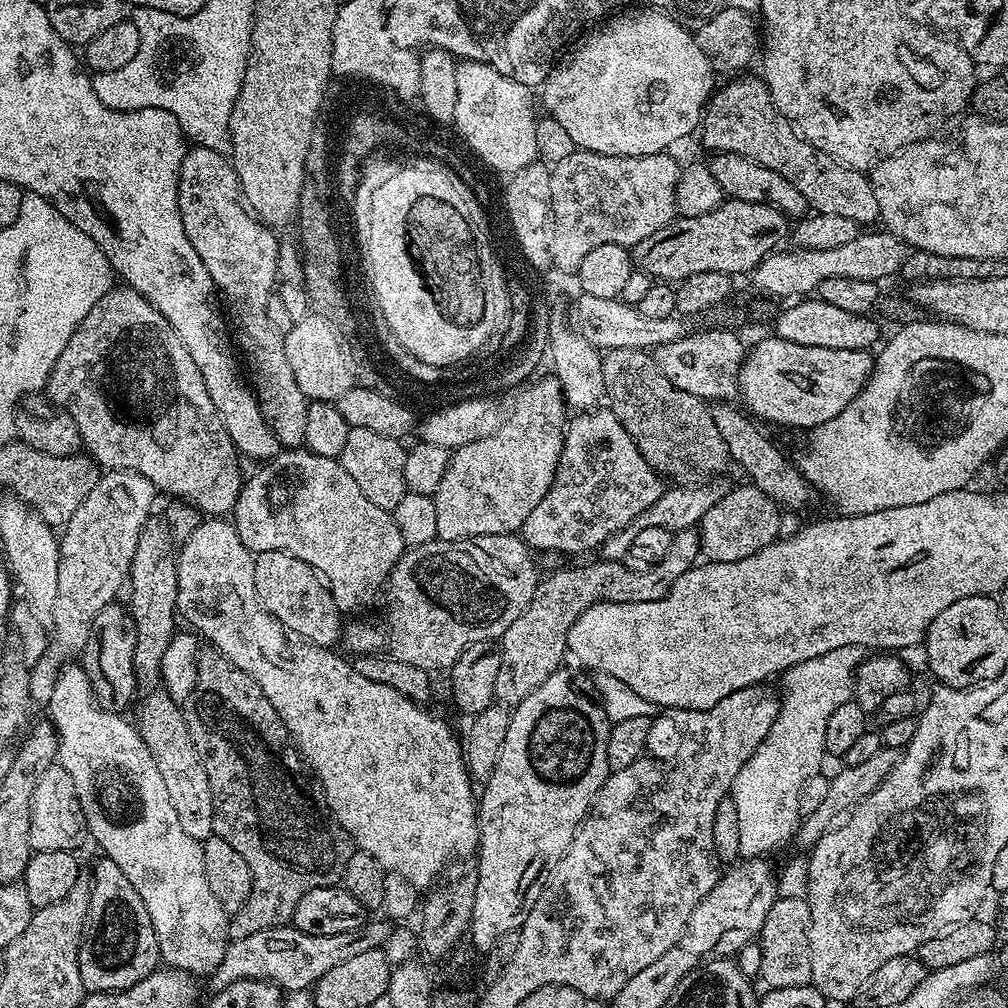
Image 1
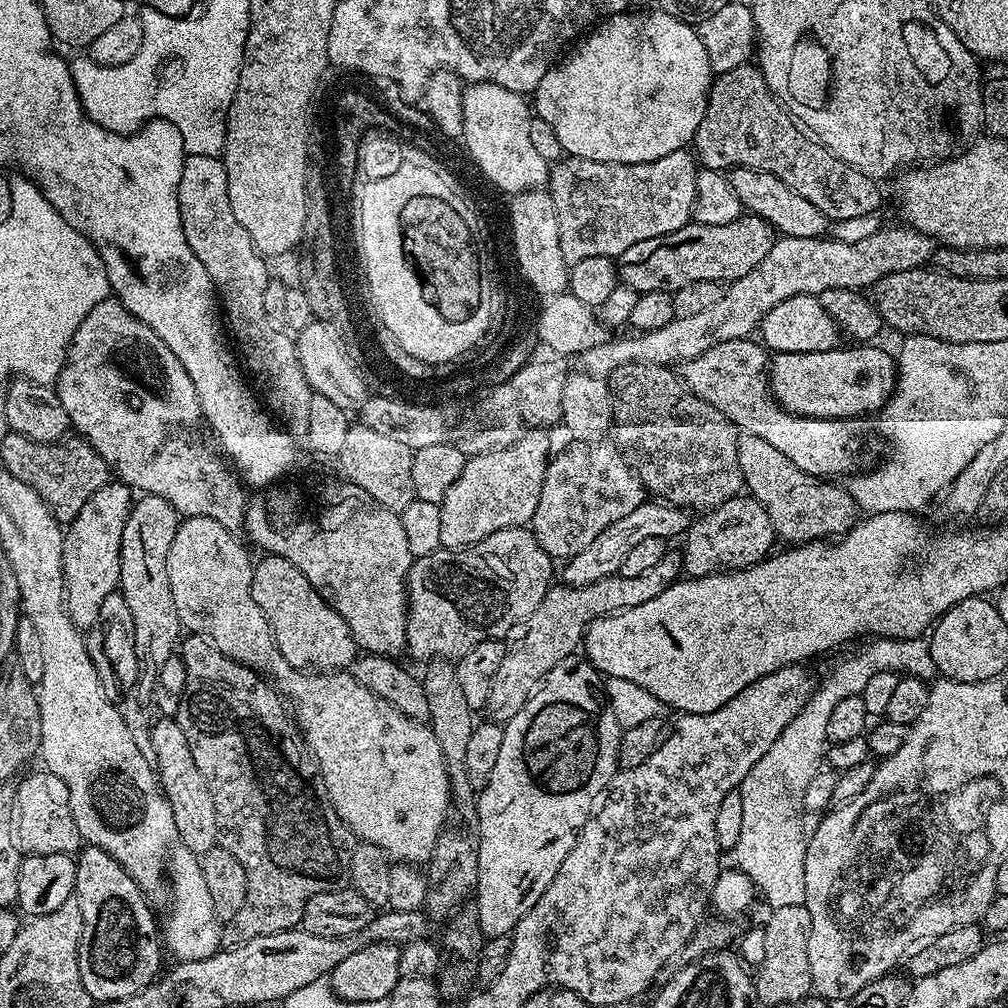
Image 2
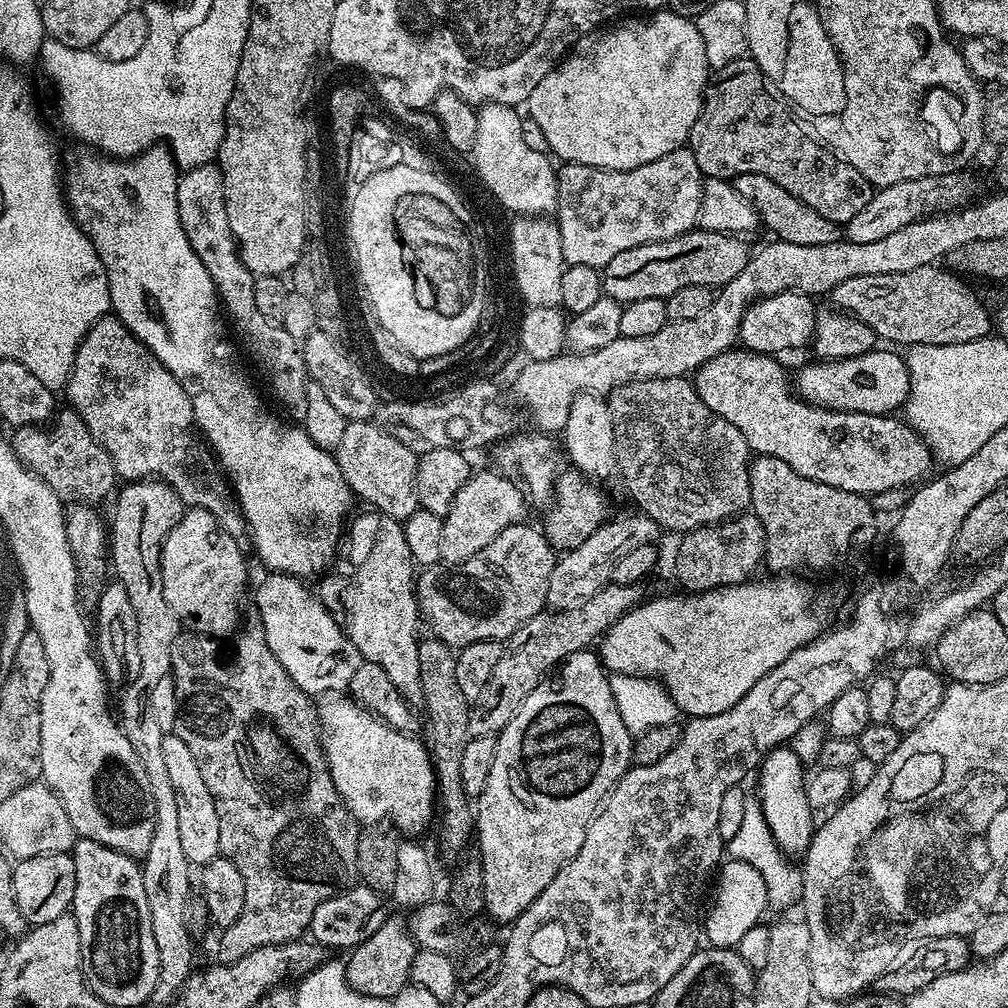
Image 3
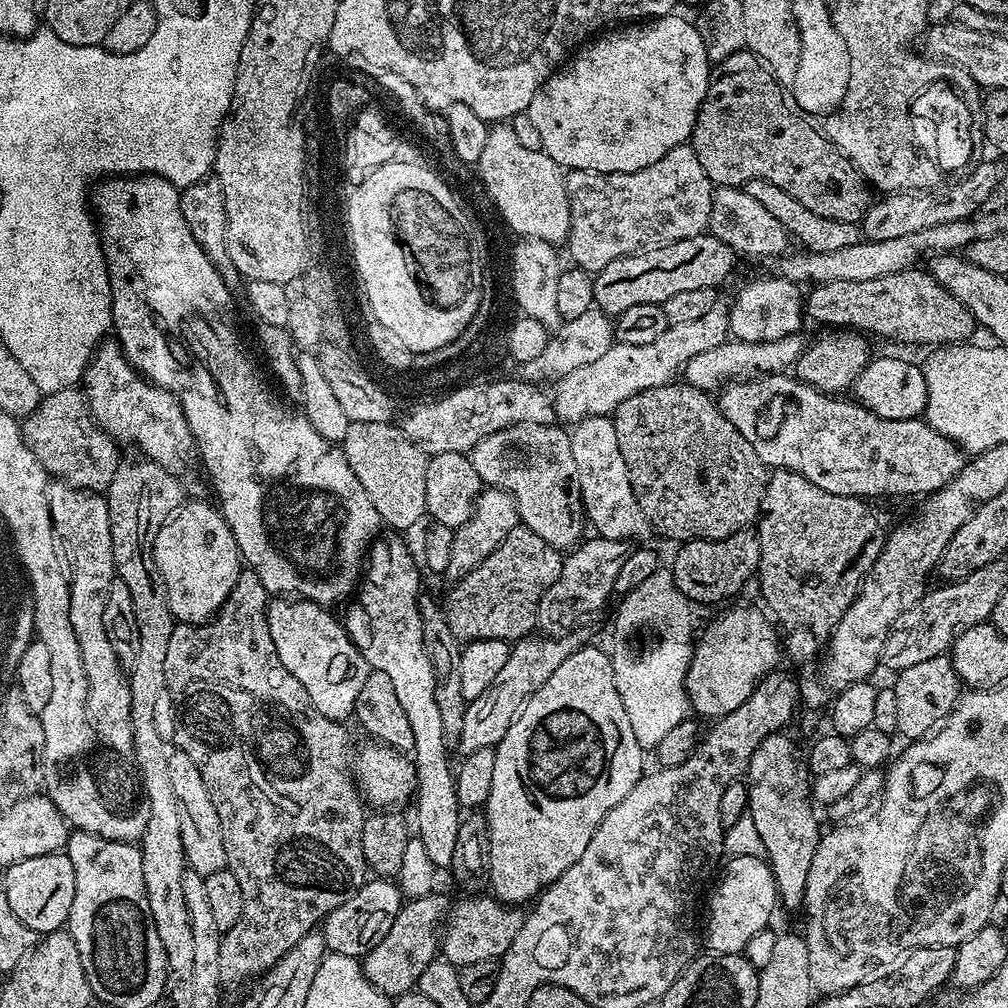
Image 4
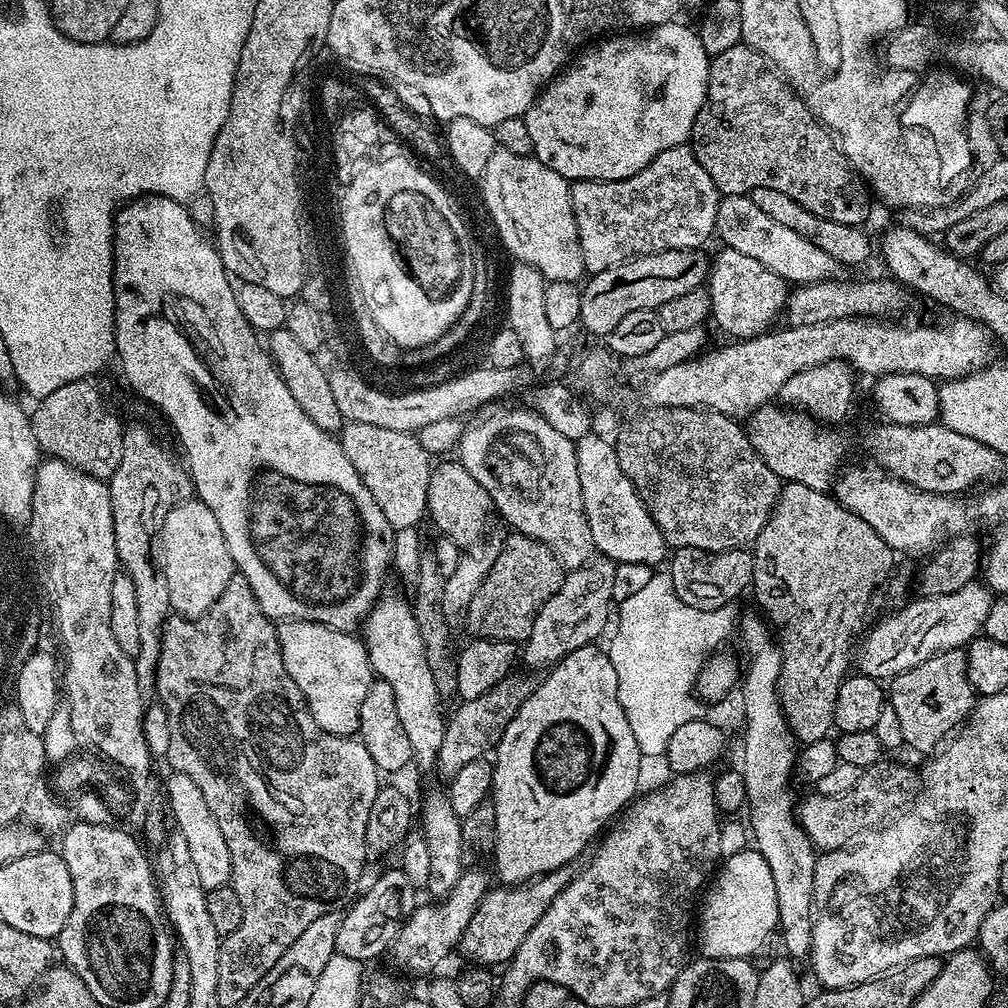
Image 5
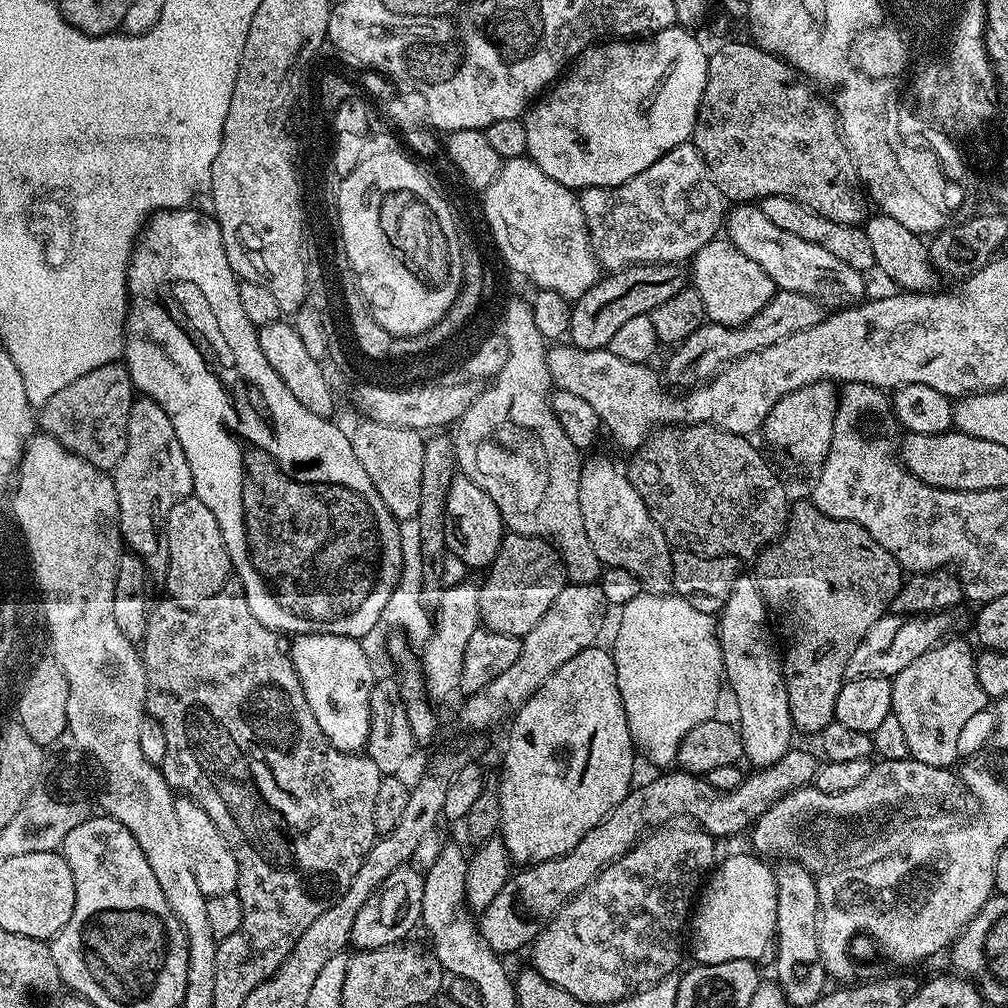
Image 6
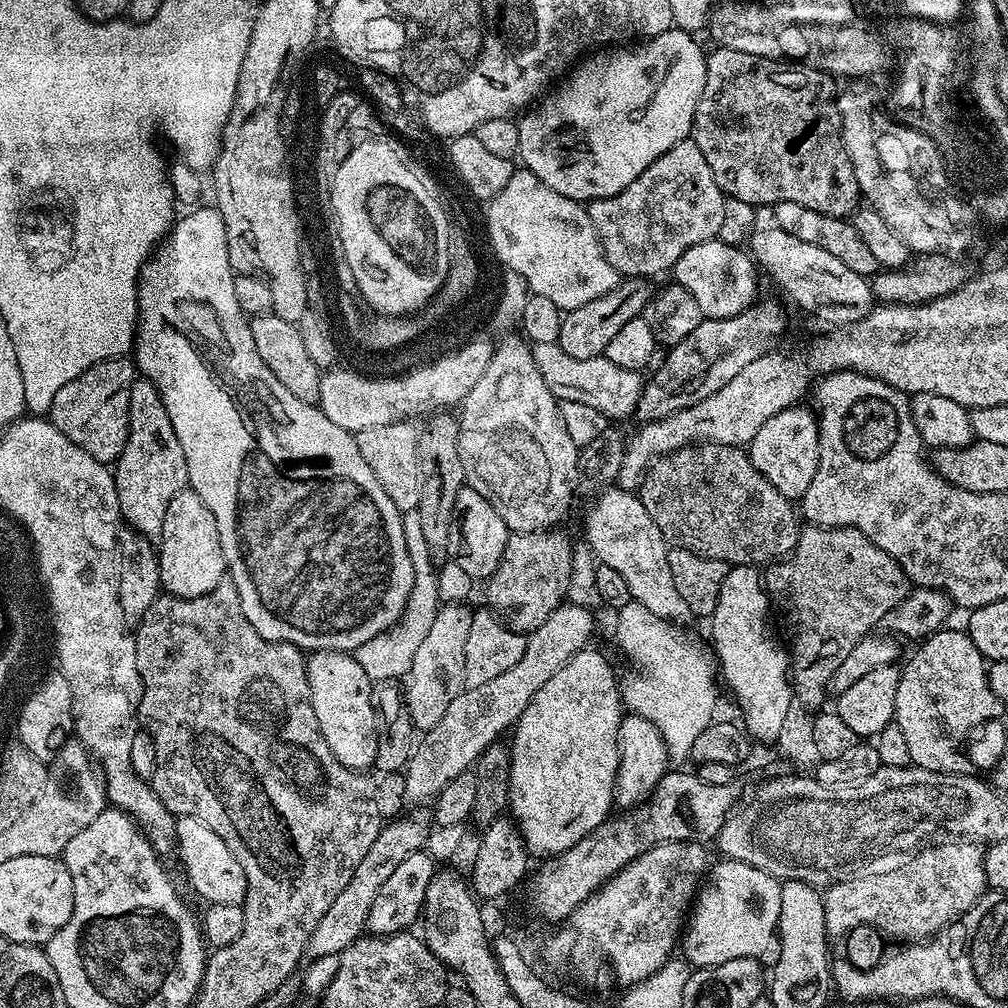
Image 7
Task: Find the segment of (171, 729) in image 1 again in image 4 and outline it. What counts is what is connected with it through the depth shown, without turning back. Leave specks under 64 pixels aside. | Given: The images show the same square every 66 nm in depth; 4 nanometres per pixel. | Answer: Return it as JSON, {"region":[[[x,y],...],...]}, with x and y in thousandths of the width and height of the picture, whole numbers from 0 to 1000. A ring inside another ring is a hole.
{"region":[[[178,744],[168,745],[167,755],[173,792],[177,792],[179,797],[181,843],[186,860],[200,870],[223,864],[226,852],[220,839],[220,815],[216,815],[216,804],[212,804],[212,796],[208,796],[208,784],[204,784],[204,776],[200,776],[196,760],[192,760],[187,749]]]}

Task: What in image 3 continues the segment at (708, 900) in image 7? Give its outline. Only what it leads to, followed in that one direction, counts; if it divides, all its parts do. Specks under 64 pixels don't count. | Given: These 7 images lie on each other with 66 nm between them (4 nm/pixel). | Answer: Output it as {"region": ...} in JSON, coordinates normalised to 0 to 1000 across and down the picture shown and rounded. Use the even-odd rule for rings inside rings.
{"region":[[[722,851],[713,858],[708,881],[709,877],[710,886],[706,889],[702,909],[700,901],[700,908],[696,913],[696,925],[705,939],[729,941],[740,923],[755,916],[754,908],[763,904],[760,875],[756,875],[756,867],[752,867],[752,863],[744,859],[744,855],[732,855]]]}

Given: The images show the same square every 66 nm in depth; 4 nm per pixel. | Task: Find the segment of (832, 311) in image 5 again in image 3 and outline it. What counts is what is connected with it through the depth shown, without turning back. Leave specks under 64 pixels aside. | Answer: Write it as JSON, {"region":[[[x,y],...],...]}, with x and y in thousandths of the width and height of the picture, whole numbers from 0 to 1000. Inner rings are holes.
{"region":[[[920,262],[907,268],[895,268],[891,272],[863,272],[855,276],[839,276],[839,280],[831,280],[823,292],[823,298],[834,310],[842,310],[850,313],[874,338],[882,337],[882,342],[904,343],[907,341],[953,341],[975,337],[986,325],[986,313],[972,294],[949,271],[937,264]]]}

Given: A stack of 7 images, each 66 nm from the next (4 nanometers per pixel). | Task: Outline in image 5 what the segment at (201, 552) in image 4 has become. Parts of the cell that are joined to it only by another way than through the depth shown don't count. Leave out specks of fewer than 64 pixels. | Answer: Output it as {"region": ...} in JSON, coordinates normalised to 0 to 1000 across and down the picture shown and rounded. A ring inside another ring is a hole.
{"region":[[[197,494],[182,496],[169,510],[165,510],[165,518],[159,523],[157,537],[157,559],[165,569],[165,581],[169,584],[169,601],[177,611],[188,613],[198,611],[212,597],[216,597],[216,589],[224,585],[224,577],[228,577],[232,561],[228,554],[228,546],[224,542],[224,534],[220,534],[220,522],[216,522],[216,514],[212,514],[212,506],[204,502]]]}

